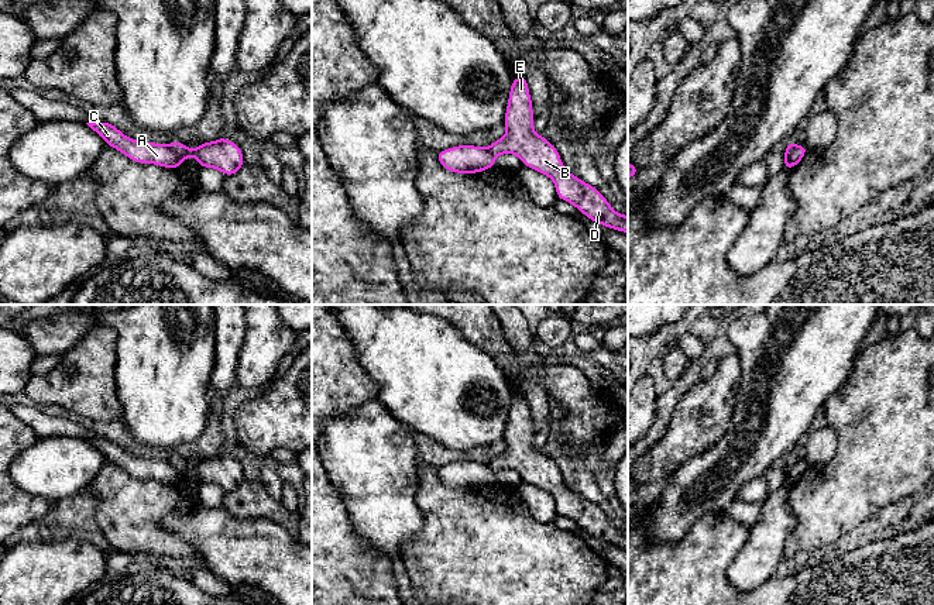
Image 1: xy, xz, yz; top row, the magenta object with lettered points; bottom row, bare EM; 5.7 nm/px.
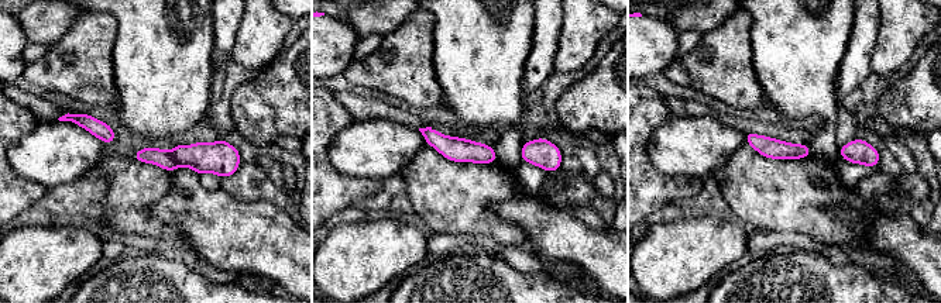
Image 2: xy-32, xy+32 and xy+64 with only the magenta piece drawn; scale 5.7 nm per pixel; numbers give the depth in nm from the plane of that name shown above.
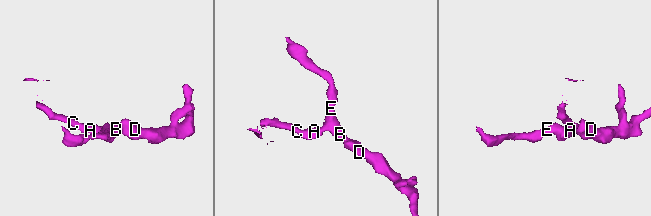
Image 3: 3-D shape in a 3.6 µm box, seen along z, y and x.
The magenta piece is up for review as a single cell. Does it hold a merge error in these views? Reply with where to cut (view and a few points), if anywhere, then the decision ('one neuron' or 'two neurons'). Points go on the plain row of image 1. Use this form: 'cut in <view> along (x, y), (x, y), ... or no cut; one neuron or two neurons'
cut in xy along (170, 461), (181, 477); two neurons

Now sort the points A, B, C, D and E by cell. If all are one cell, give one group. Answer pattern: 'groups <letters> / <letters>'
groups A C / B D E

